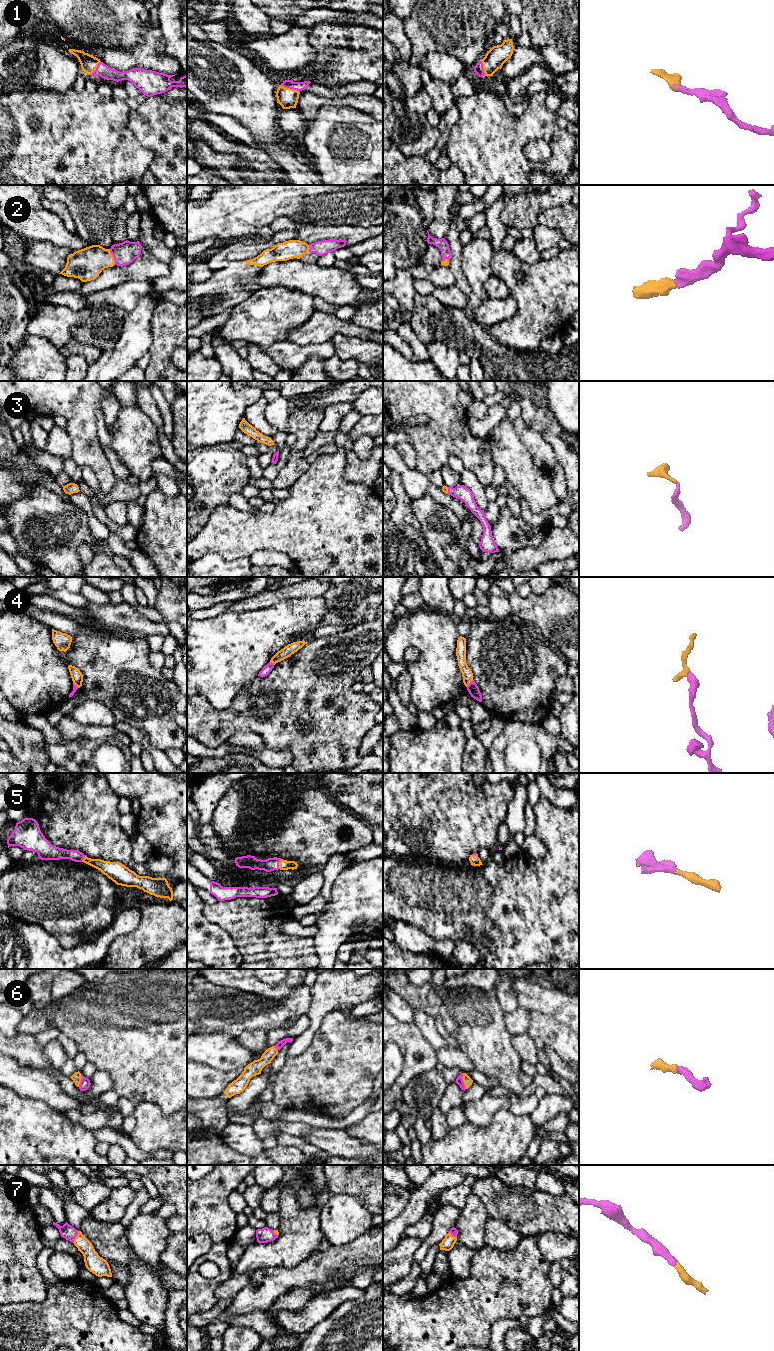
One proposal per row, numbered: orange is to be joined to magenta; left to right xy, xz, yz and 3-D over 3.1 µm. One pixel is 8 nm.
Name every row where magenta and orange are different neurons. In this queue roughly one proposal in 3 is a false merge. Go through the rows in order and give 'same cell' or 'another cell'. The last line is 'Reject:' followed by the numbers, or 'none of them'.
1: same cell
2: same cell
3: same cell
4: another cell
5: same cell
6: same cell
7: same cell
Reject: 4

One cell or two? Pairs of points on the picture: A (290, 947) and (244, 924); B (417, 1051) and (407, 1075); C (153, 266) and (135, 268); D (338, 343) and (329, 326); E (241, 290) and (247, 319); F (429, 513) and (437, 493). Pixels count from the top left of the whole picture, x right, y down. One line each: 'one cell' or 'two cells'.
A: one cell
B: one cell
C: one cell
D: two cells
E: two cells
F: two cells

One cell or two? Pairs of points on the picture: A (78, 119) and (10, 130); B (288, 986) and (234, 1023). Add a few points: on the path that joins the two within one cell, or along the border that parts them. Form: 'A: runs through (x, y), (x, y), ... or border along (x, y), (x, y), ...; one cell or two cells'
A: runs through (61, 134), (27, 134); one cell
B: border along (291, 990), (280, 1001), (270, 1000), (246, 992); two cells

